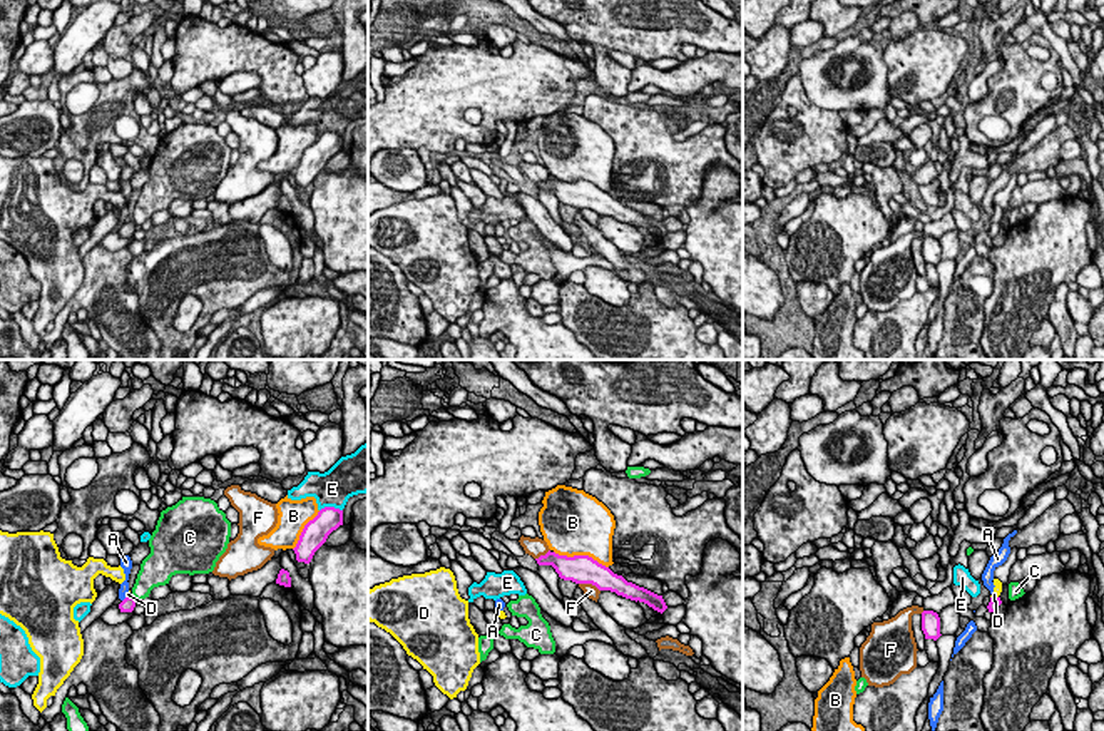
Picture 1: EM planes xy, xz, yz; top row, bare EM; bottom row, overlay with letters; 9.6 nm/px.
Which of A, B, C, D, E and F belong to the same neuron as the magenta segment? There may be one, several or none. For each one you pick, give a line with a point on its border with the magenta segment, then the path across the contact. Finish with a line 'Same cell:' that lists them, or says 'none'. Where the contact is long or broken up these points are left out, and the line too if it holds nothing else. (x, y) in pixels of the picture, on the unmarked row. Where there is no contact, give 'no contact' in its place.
Same cell: none

